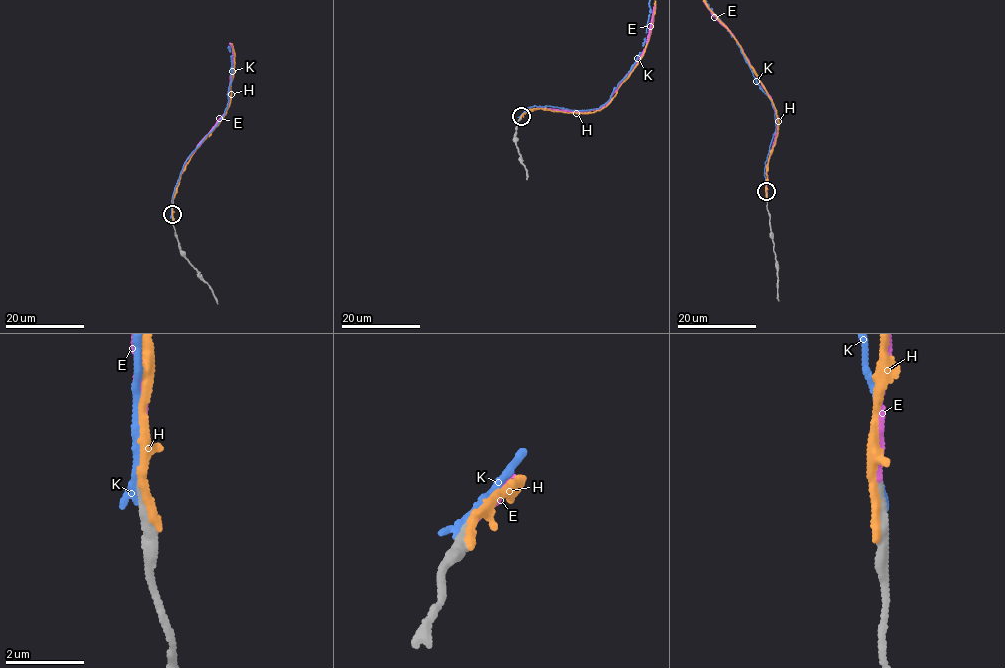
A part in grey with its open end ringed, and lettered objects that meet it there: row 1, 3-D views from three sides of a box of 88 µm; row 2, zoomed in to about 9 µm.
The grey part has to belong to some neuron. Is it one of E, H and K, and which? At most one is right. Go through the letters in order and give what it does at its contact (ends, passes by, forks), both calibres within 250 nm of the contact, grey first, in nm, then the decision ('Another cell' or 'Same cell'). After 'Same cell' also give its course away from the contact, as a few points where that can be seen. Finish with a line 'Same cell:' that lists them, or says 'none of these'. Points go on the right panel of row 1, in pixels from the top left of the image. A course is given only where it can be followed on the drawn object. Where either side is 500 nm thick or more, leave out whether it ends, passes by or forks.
E: It ends there. Thickness 170 nm (grey) against 140 nm. Same cell
H: It ends there. Thickness 360 nm (grey) against 240 nm. Another cell
K: It ends there. Thickness 280 nm (grey) against 180 nm. Another cell
Same cell: E

